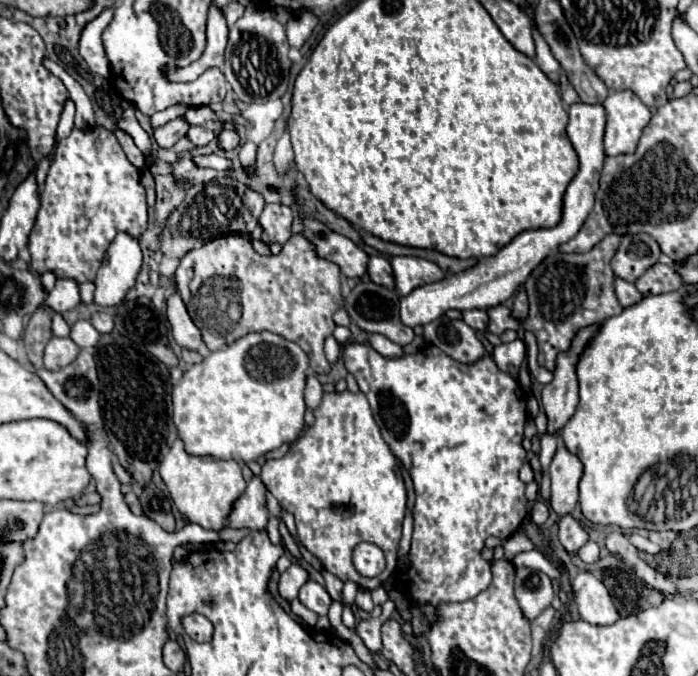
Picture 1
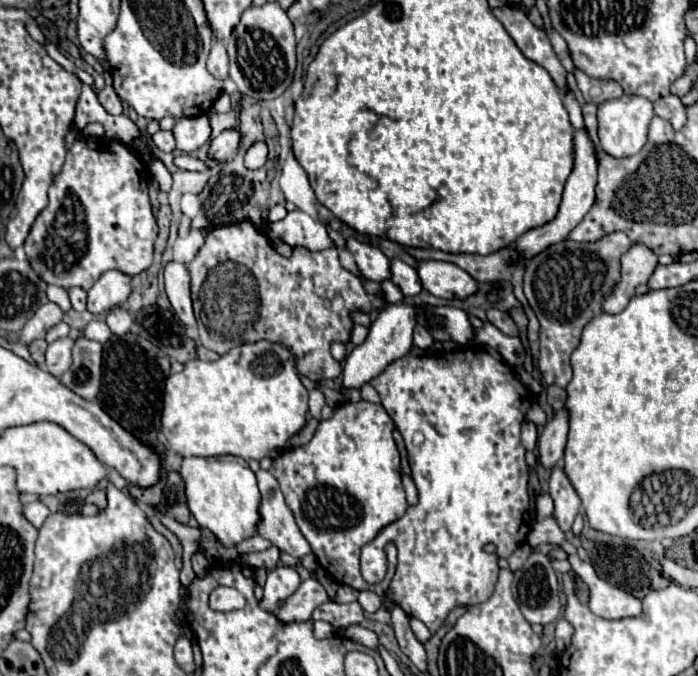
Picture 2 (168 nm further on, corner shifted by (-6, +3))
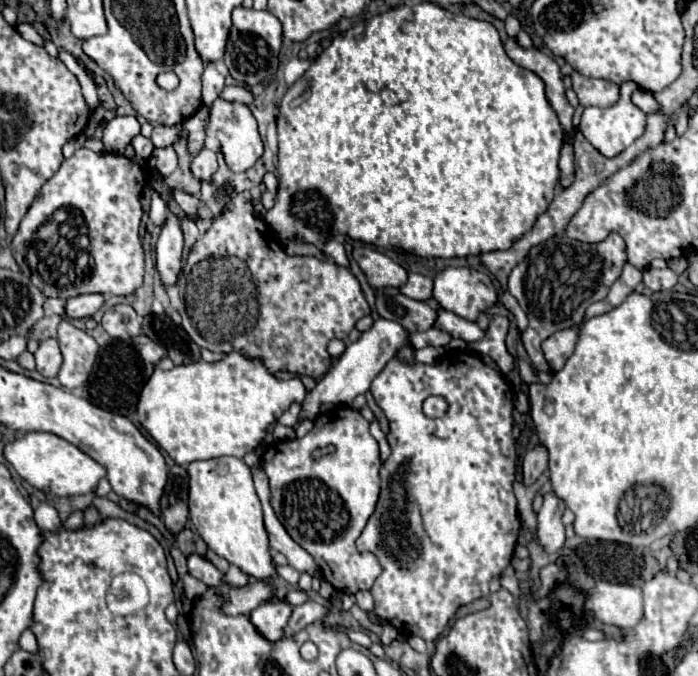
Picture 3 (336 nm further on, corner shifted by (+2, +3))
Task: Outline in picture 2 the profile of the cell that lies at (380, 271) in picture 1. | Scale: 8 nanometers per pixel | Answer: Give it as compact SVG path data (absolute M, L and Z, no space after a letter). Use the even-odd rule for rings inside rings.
M393 260L391 262L391 274L393 274L391 280L401 288L401 292L405 296L417 296L423 290L417 270L411 268L409 264L405 264L401 260Z

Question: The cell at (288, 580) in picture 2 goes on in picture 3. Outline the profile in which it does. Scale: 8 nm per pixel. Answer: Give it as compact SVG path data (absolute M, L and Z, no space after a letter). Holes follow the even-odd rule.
M255 580L249 582L243 588L227 588L227 586L219 586L217 592L221 592L227 602L223 604L223 612L237 616L237 614L251 614L259 604L263 604L265 600L273 598L273 584L267 580Z

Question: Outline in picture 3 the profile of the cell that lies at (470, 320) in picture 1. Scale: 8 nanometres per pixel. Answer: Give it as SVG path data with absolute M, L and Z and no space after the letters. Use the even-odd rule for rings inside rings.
M491 316L485 338L475 342L475 344L469 344L471 352L491 356L503 374L509 374L515 366L513 356L509 354L509 350L505 346L507 330L509 330L509 320L505 316Z

